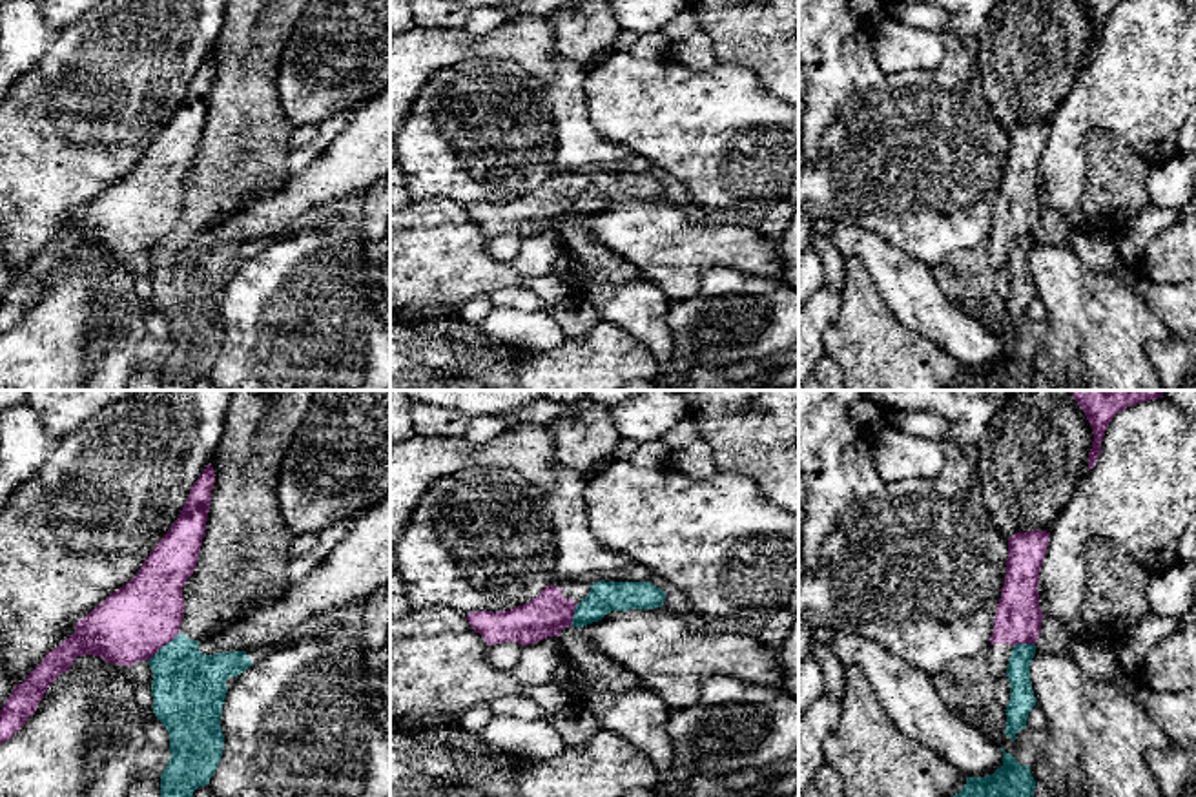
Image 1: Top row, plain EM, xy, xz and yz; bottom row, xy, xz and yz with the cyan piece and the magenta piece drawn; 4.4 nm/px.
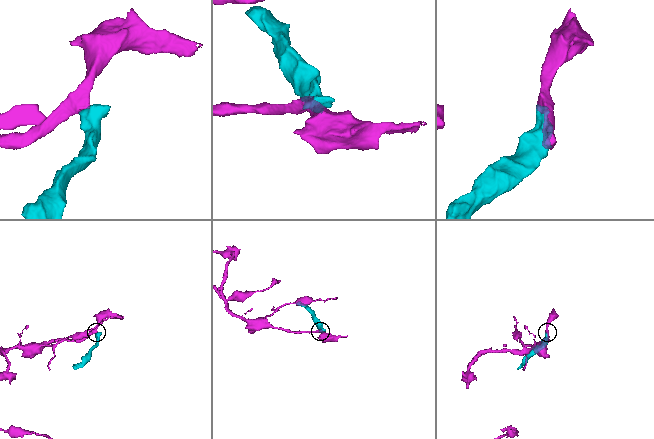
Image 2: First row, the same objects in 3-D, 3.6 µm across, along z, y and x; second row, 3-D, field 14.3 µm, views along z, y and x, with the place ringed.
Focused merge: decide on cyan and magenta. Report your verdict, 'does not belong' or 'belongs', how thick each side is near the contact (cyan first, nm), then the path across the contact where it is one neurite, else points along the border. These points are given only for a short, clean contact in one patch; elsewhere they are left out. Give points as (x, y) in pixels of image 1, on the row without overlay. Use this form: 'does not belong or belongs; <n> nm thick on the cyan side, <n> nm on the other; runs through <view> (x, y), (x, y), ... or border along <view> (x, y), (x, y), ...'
does not belong; 320 nm thick on the cyan side, 320 nm on the other; border along xy (179, 225), (148, 252)

